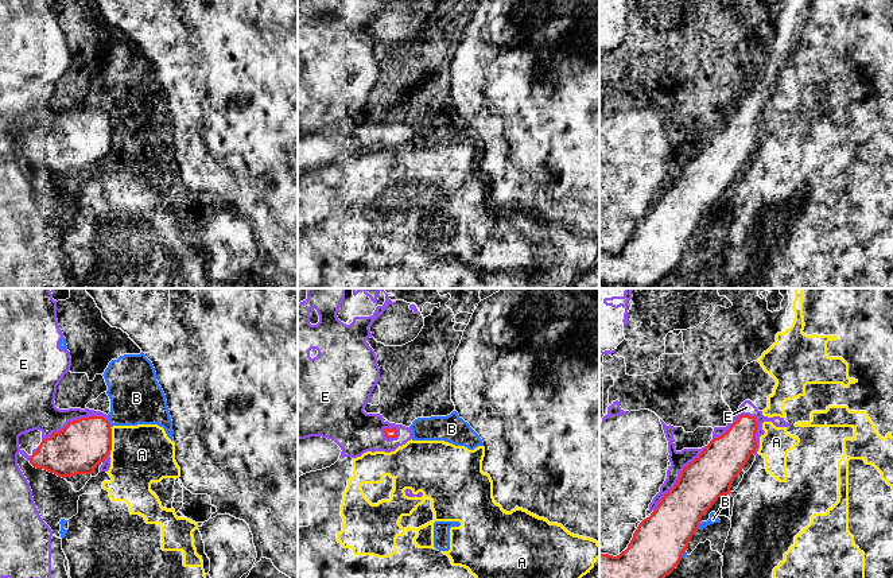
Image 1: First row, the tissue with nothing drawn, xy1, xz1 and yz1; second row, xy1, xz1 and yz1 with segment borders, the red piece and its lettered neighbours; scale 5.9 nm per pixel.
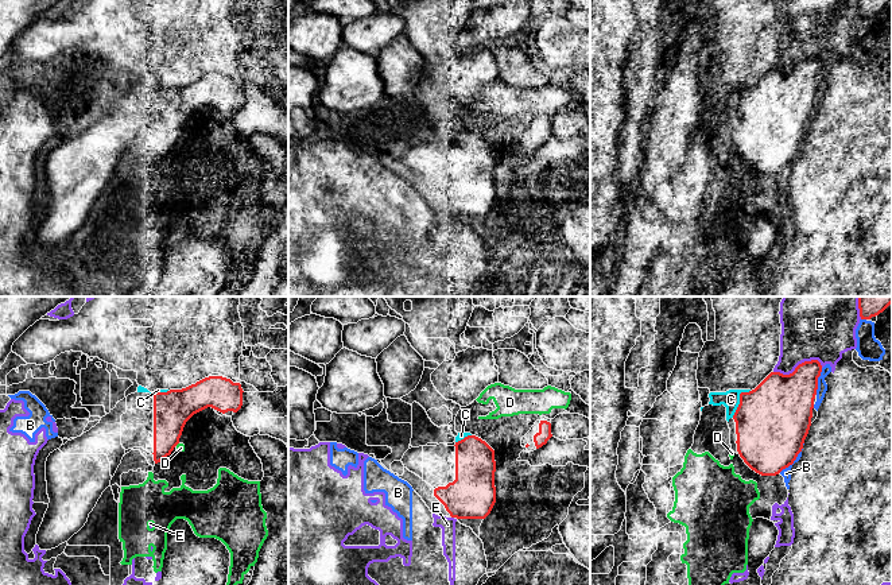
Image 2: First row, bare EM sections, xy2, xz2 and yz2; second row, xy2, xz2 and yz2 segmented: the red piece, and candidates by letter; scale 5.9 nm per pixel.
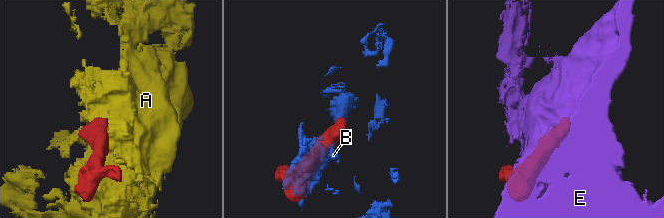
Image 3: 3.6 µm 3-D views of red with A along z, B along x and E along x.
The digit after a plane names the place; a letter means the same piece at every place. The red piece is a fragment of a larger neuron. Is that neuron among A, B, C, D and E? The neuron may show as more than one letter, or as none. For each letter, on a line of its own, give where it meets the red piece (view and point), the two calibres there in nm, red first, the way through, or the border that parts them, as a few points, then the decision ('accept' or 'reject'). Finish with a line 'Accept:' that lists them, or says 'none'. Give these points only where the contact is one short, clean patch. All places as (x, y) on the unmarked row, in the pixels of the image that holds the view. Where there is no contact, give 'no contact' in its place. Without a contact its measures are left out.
A: contact xy1 (111, 138); calibres 300 and 360 nm; reject
B: contact yz2 (792, 161); calibres 420 and 60 nm; reject
C: contact yz2 (740, 99); calibres 440 and 110 nm; accept
D: contact xy2 (177, 142); calibres 220 and 50 nm; reject
E: contact yz1 (733, 121); calibres 260 and 80 nm; reject
Accept: C

